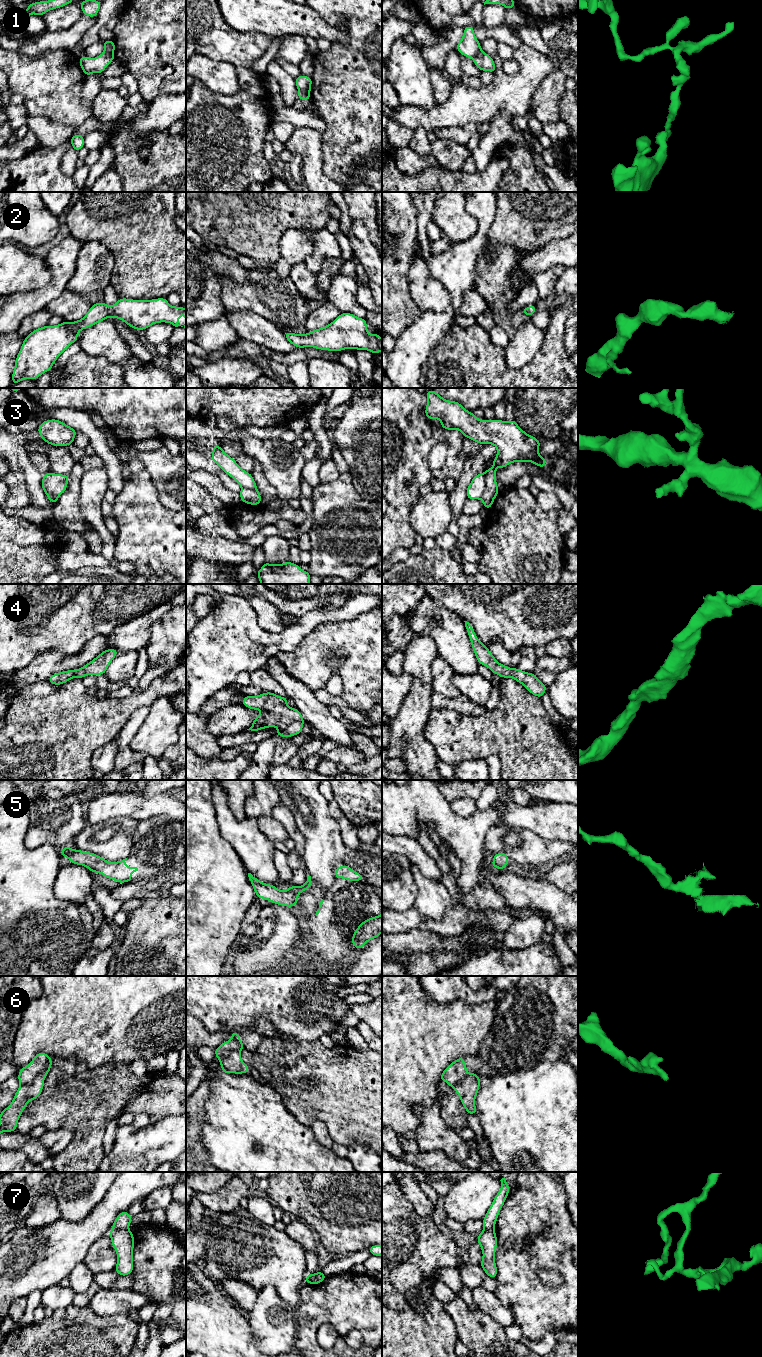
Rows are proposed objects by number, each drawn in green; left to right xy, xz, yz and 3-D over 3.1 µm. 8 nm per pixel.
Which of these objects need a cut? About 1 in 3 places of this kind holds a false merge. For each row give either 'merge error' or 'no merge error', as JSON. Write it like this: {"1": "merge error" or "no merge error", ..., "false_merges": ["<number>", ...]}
{"1": "merge error", "2": "no merge error", "3": "merge error", "4": "no merge error", "5": "no merge error", "6": "merge error", "7": "merge error", "false_merges": ["1", "3", "6", "7"]}

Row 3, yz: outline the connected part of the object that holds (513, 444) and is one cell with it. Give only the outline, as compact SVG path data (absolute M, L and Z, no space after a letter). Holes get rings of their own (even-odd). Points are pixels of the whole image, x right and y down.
M433 389L427 391L426 396L426 418L439 419L443 429L459 430L465 438L482 445L493 444L497 448L493 466L485 471L486 488L481 497L484 508L491 508L500 491L496 483L497 467L527 461L543 469L546 466L547 459L538 452L541 441L523 431L515 419L508 422L480 420L459 402L446 400Z

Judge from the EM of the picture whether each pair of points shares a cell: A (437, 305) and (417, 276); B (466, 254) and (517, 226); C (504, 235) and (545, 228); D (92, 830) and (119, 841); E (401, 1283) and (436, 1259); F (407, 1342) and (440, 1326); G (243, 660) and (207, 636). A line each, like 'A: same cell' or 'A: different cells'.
A: same cell
B: different cells
C: same cell
D: same cell
E: different cells
F: same cell
G: same cell

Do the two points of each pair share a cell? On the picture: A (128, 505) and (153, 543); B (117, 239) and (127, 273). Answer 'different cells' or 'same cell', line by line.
A: same cell
B: same cell

